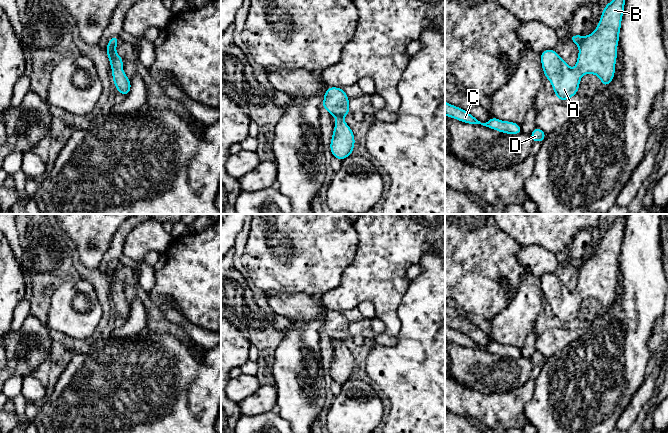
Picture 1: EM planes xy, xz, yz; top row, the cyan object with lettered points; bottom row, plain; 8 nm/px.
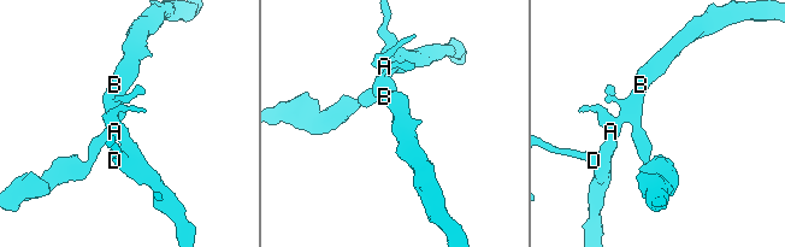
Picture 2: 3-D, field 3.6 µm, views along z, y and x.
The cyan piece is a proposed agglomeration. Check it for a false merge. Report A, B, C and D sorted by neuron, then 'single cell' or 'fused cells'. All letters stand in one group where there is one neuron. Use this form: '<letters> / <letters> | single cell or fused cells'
A B C D | single cell

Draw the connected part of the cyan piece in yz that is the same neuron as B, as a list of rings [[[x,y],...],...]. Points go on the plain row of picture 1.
[[[624,214],[615,219],[603,232],[601,243],[593,257],[586,261],[569,259],[569,264],[579,272],[575,293],[570,292],[555,273],[541,276],[544,300],[551,306],[559,325],[566,325],[577,318],[583,298],[597,299],[601,303],[602,311],[612,306],[625,223]]]

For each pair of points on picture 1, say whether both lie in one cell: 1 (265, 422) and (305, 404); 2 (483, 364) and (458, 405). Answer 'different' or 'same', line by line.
1: different
2: different

